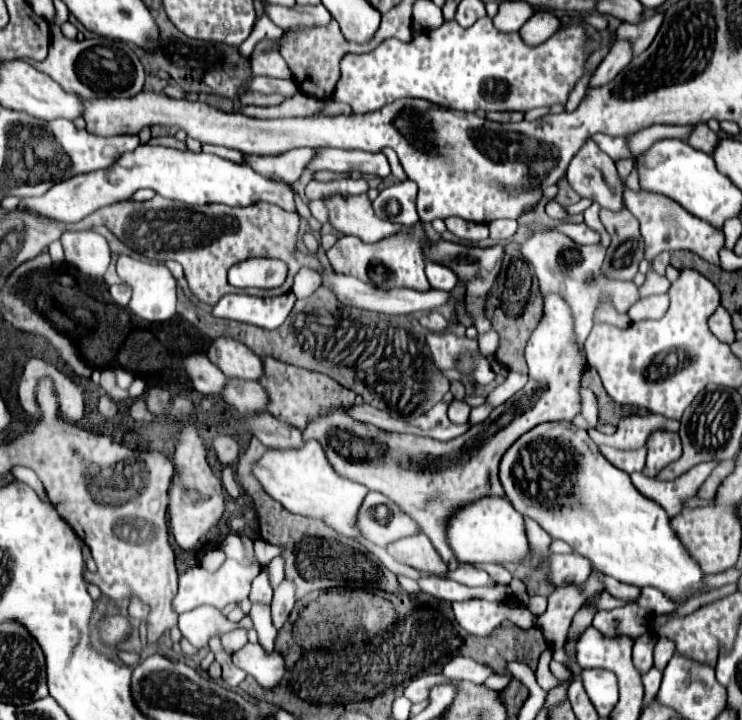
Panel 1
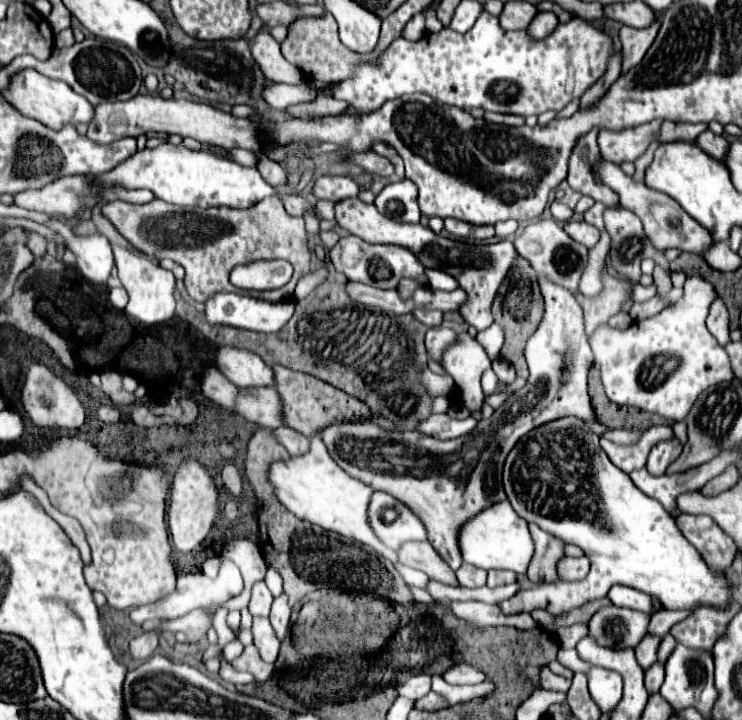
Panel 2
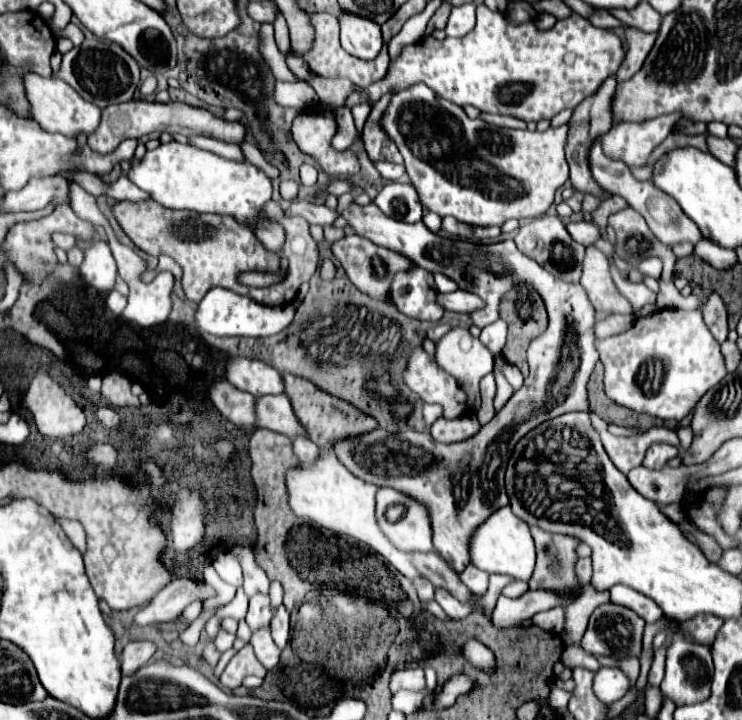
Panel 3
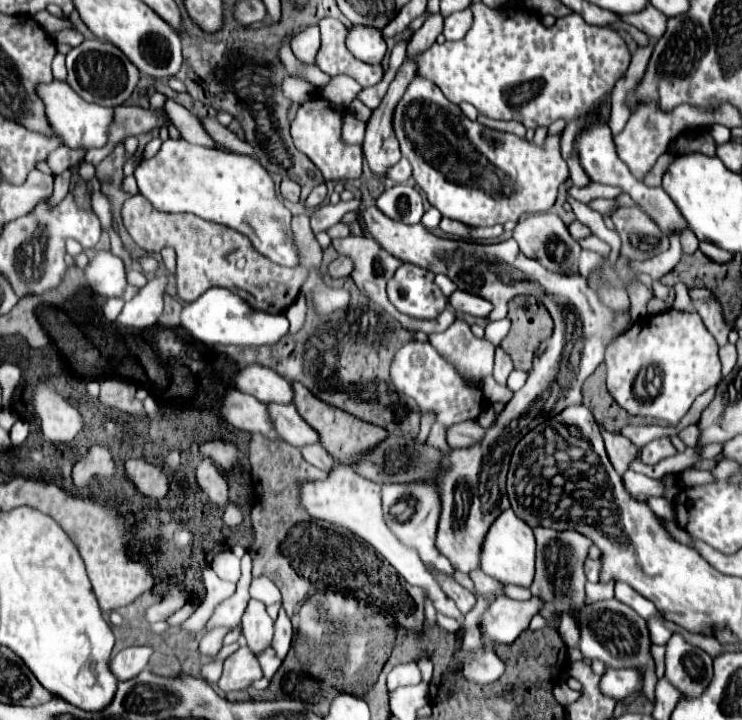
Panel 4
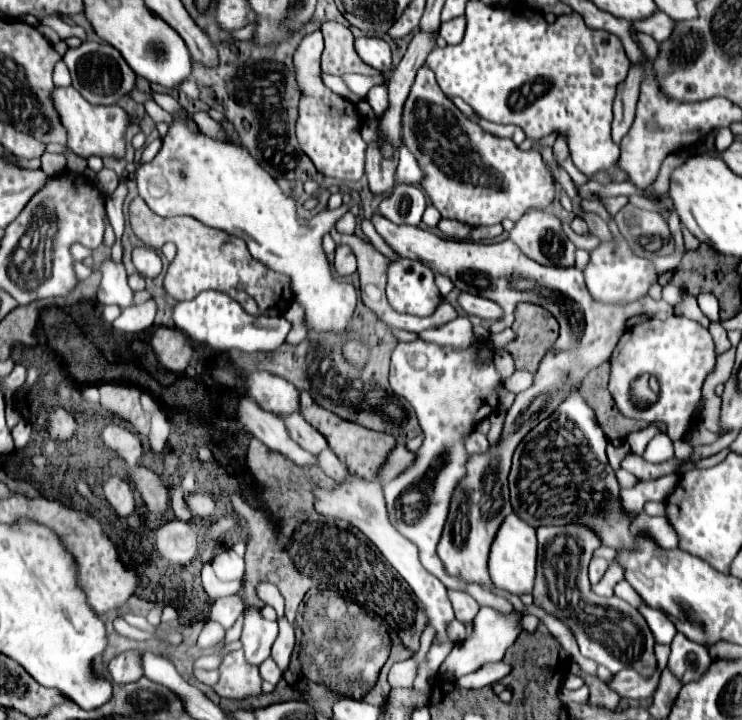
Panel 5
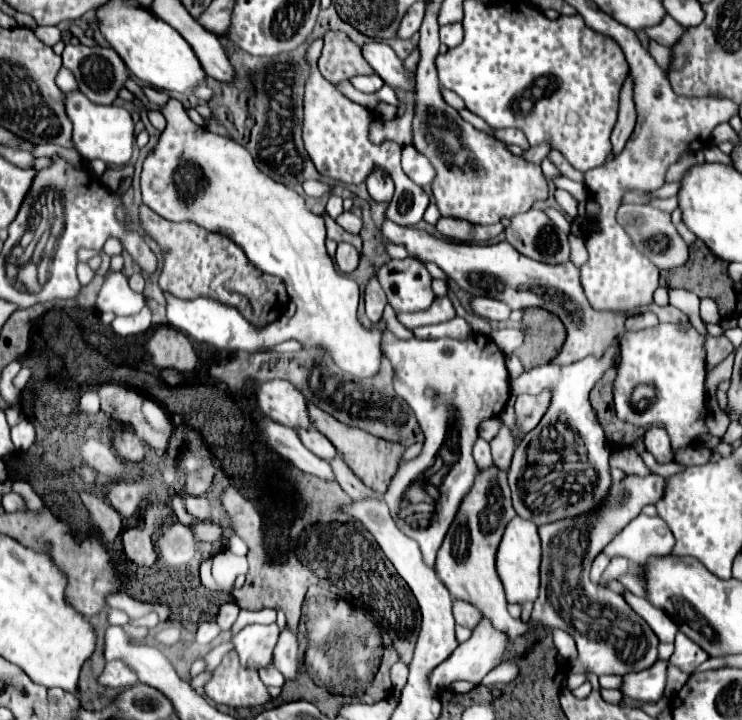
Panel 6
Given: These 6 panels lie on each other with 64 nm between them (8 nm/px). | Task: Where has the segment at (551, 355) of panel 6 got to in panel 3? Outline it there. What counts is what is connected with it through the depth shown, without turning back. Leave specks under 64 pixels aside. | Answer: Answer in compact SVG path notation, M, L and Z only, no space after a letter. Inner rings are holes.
M514 286L500 304L500 318L508 322L508 342L502 356L526 376L526 350L530 340L540 336L548 322L544 302L530 286Z

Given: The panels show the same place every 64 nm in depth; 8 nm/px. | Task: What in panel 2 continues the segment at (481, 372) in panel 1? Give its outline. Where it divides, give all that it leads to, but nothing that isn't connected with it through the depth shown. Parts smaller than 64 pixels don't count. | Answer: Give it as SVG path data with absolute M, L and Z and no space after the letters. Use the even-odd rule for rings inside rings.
M492 370L484 372L484 376L481 377L481 386L483 393L486 394L486 396L494 394L494 390L496 390L496 384L498 384L498 378L496 378L496 374L494 374Z

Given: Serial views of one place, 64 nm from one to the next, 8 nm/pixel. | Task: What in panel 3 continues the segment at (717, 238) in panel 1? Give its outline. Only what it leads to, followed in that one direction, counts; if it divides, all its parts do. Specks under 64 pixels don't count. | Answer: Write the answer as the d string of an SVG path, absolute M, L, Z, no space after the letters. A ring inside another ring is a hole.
M598 136L596 140L592 140L592 146L588 150L588 162L590 162L590 172L594 176L594 180L608 192L612 194L620 194L622 198L628 200L628 204L636 210L642 212L642 216L646 218L650 230L654 232L654 236L664 242L664 244L678 244L678 242L692 242L696 244L702 234L696 228L696 224L692 224L692 220L682 212L682 208L678 206L678 202L674 198L670 198L666 192L662 192L660 188L656 188L652 182L640 182L632 176L630 168L618 160L610 160L610 156L606 156L602 152L602 136Z

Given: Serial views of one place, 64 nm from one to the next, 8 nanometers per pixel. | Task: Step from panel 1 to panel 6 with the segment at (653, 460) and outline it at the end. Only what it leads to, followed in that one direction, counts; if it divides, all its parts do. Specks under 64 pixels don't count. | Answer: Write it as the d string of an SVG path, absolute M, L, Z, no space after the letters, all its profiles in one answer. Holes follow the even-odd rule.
M650 428L646 434L644 434L644 446L648 452L654 454L654 458L658 462L670 462L672 458L672 452L670 452L670 440L666 436L666 430L662 428Z

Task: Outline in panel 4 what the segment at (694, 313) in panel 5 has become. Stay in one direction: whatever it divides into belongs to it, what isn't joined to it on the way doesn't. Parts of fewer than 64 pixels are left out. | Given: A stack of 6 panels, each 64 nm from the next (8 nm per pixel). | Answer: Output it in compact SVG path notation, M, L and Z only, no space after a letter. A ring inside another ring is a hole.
M678 283L674 286L676 298L674 301L673 308L678 311L683 311L687 313L693 313L693 305L691 303L691 298L688 293L688 288L683 283Z

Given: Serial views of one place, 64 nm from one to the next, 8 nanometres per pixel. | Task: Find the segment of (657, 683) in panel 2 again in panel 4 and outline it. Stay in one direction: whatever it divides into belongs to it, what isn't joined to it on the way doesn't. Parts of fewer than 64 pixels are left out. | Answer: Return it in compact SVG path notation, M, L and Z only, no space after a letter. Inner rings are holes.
M652 646L652 656L654 656L654 662L656 662L656 674L658 674L658 678L662 678L664 676L664 652L666 652L666 648L664 646Z

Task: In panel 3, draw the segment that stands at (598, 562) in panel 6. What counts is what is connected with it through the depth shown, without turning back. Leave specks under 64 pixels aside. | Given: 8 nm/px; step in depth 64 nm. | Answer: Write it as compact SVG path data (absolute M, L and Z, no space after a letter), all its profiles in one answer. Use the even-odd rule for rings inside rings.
M580 558L578 564L576 564L576 572L578 572L580 582L588 584L590 576L592 576L592 560L590 558Z

